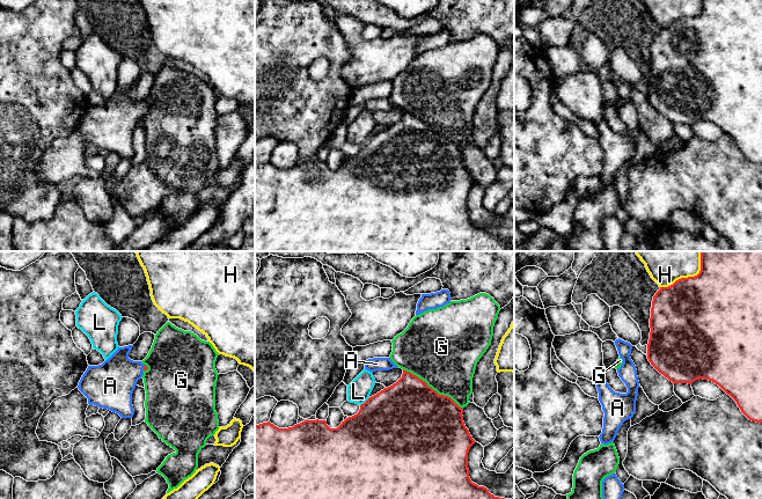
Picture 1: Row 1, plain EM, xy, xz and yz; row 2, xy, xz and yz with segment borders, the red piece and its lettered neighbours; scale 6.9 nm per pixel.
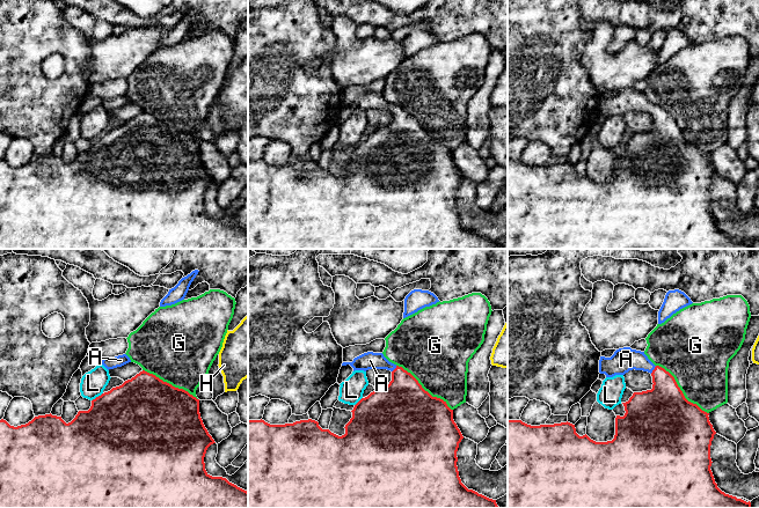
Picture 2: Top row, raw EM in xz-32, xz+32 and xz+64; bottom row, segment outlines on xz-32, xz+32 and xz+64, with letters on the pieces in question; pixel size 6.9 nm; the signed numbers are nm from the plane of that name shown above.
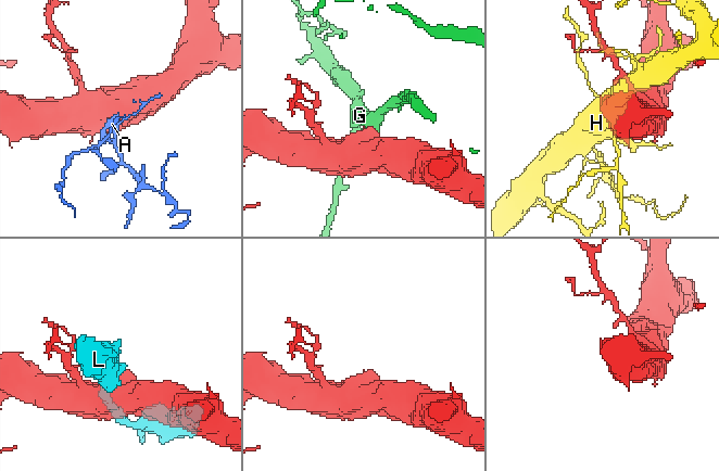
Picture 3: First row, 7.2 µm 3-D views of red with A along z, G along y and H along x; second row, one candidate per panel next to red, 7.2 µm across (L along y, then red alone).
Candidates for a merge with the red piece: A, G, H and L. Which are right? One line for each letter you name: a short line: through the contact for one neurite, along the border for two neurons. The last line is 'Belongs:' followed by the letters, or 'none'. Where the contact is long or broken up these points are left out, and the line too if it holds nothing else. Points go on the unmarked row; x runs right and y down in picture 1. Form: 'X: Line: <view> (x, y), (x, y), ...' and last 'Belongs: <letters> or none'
A: Line: xy (146, 108), (145, 108), (123, 114), (112, 123)
Belongs: A

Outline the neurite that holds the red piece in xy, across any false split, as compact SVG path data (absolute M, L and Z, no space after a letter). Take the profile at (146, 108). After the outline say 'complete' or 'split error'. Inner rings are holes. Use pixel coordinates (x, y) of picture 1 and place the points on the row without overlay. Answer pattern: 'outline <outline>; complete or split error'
outline M133 86L118 88L118 90L102 105L88 107L79 123L79 131L88 139L88 145L108 149L118 154L122 159L132 159L134 155L132 134L137 123L148 110L141 102L133 102L129 98Z; split error

